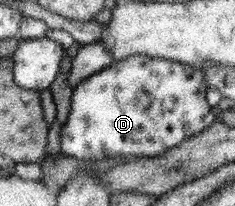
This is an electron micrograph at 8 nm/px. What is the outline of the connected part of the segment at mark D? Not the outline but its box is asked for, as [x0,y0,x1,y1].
[59,54,215,162]

